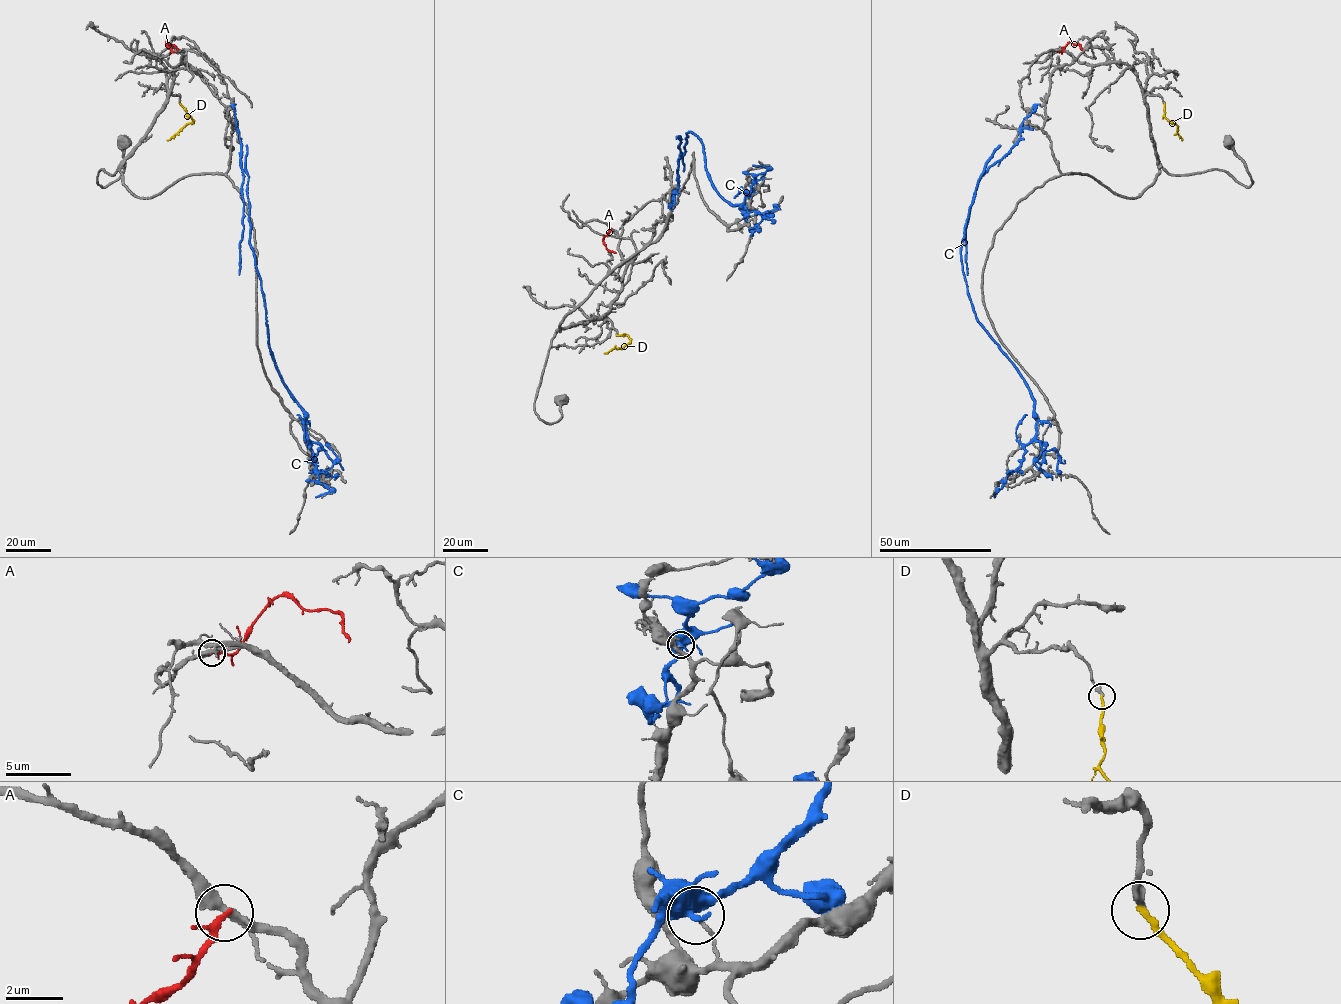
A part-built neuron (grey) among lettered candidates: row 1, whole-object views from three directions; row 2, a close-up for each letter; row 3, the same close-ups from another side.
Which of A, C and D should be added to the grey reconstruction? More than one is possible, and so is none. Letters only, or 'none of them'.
none of them

